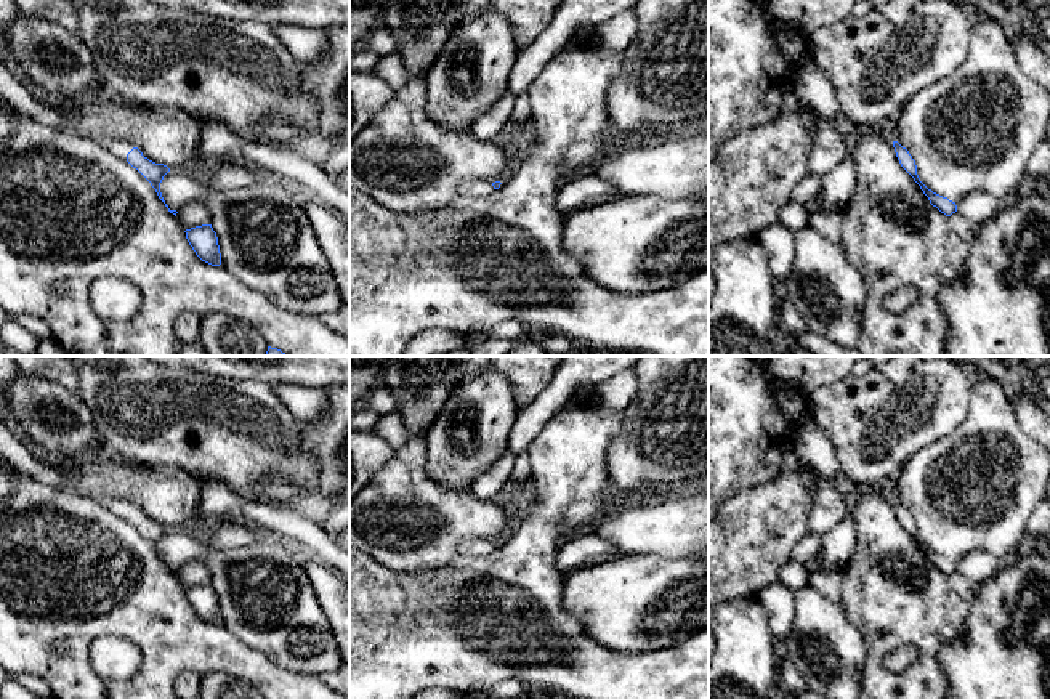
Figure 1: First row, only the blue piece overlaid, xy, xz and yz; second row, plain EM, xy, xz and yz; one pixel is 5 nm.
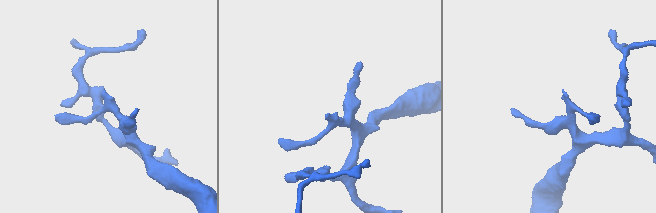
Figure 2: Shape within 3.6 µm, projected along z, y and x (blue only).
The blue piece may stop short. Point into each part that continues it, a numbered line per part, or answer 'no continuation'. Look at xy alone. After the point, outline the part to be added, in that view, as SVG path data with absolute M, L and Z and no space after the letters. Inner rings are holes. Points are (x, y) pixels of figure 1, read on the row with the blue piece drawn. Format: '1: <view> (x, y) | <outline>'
1: xy (117, 146) | M103 136L98 139L98 143L125 160L127 160L127 154L135 147L131 143L111 136Z

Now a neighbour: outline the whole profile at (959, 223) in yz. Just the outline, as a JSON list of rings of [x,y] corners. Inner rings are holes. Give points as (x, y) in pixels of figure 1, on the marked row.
[[[955,212],[951,216],[947,216],[947,221],[957,236],[960,236],[967,242],[973,240],[976,234],[975,224],[971,224],[963,215]]]

